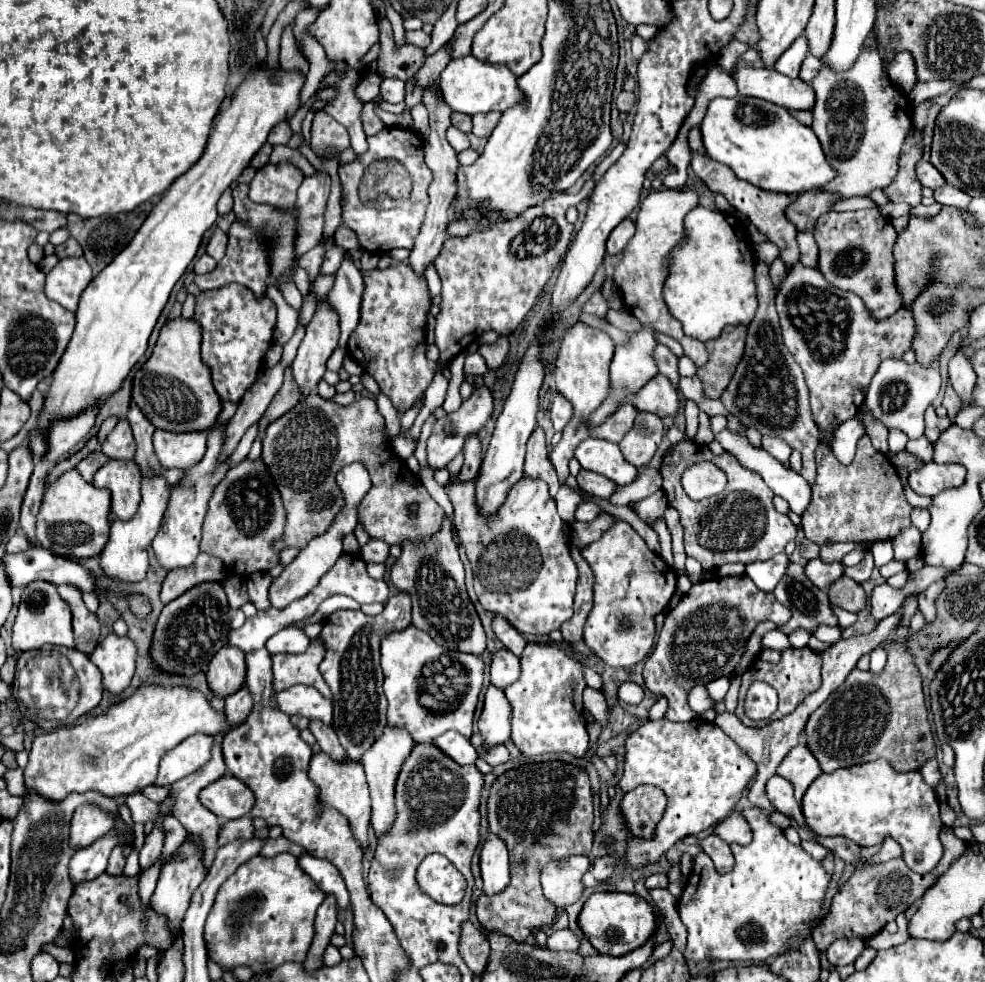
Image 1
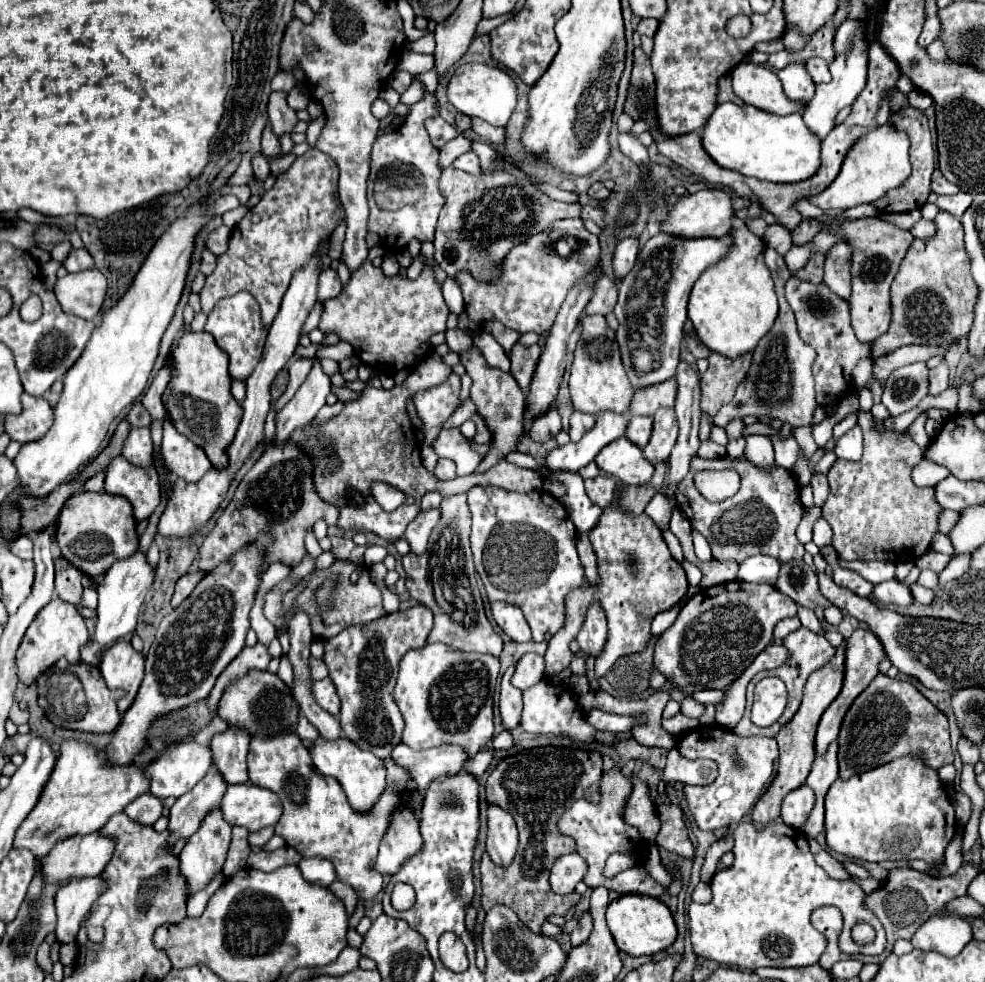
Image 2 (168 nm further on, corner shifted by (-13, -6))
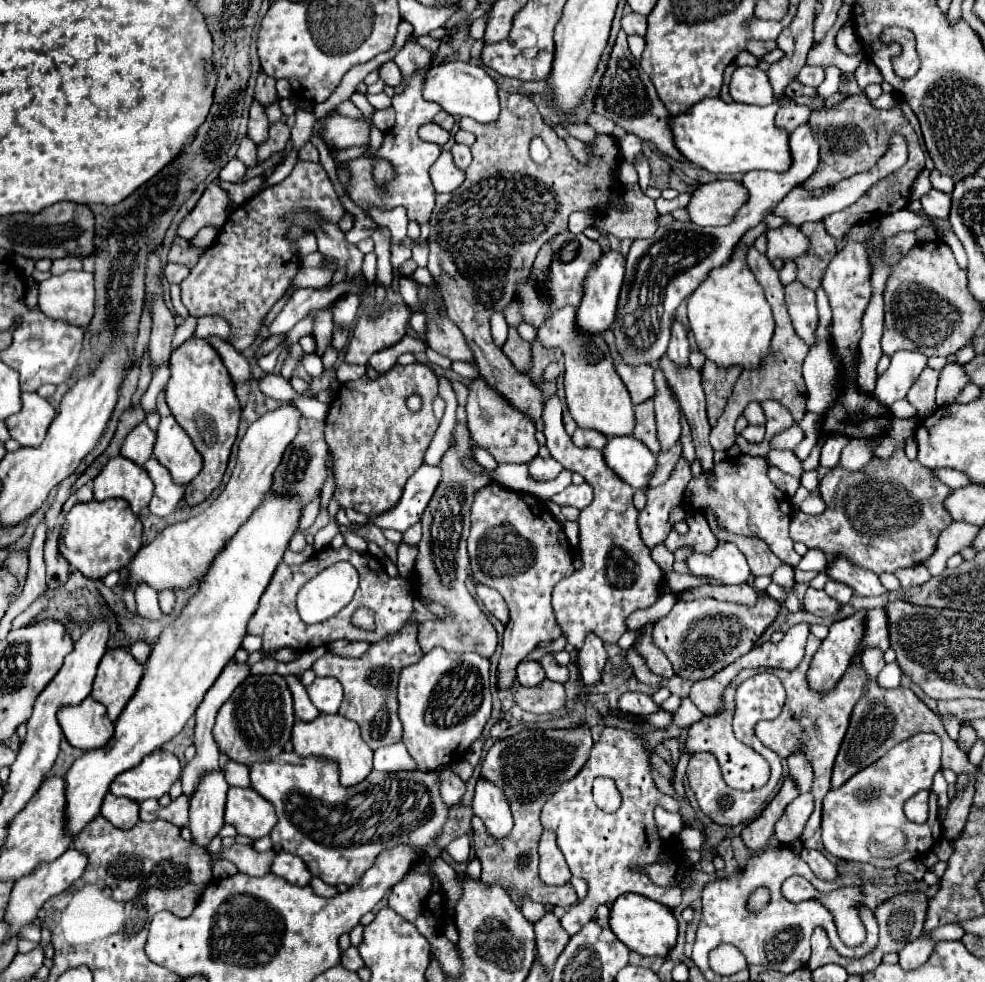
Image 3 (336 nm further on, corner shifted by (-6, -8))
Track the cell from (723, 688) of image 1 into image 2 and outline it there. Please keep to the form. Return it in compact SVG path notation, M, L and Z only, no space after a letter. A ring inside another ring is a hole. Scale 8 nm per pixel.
M694 691L690 697L702 705L706 705L706 703L716 705L718 699L722 699L722 693L720 691Z

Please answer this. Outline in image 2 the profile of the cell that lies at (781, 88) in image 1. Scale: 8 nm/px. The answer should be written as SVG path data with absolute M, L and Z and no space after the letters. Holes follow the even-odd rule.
M740 63L734 69L734 93L746 103L754 105L762 111L774 113L774 115L786 115L798 111L790 99L786 99L786 93L782 91L780 79L774 71L766 69L764 65L752 65L752 63Z

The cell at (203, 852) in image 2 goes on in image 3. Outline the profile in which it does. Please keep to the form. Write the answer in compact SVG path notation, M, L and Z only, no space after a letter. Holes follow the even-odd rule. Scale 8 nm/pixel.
M221 771L207 773L199 783L189 807L189 829L193 833L193 845L207 847L215 835L219 835L227 797L227 781Z

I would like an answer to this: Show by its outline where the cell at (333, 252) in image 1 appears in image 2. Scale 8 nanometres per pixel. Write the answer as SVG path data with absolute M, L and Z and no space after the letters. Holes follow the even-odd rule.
M326 269L318 277L318 301L328 301L338 297L342 291L342 283L334 269Z

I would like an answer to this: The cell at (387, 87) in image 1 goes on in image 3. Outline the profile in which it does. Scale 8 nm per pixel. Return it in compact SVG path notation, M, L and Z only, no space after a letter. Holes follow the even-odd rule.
M395 61L383 63L379 77L381 77L387 85L391 85L391 87L397 87L397 85L401 83L401 73L399 73L399 67L395 65Z

